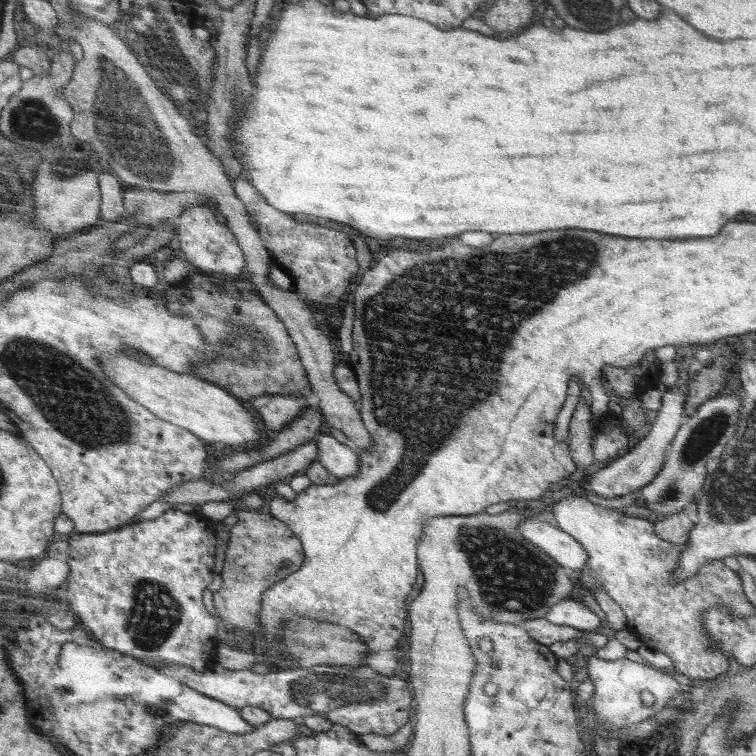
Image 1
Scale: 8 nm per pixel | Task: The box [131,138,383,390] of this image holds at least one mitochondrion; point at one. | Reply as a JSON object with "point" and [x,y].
{"point":[252,343]}

